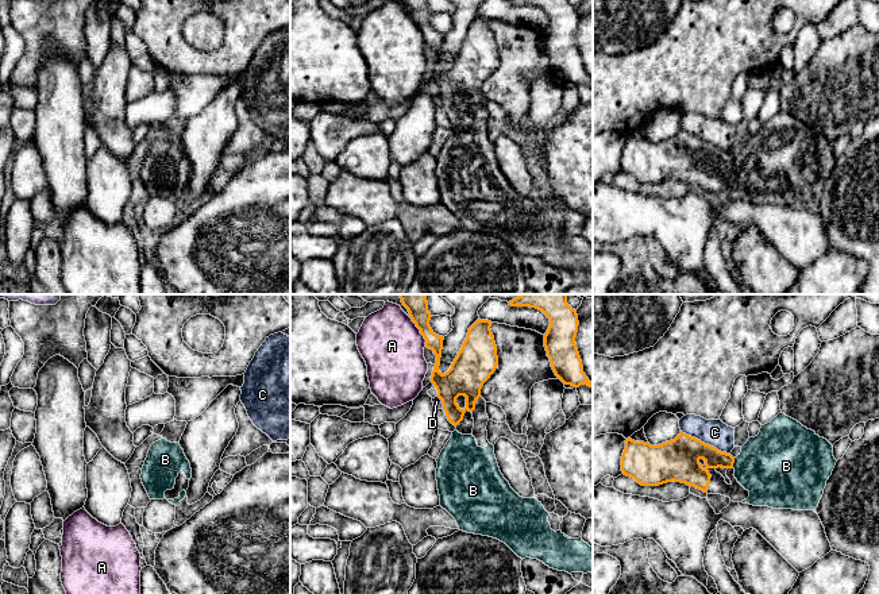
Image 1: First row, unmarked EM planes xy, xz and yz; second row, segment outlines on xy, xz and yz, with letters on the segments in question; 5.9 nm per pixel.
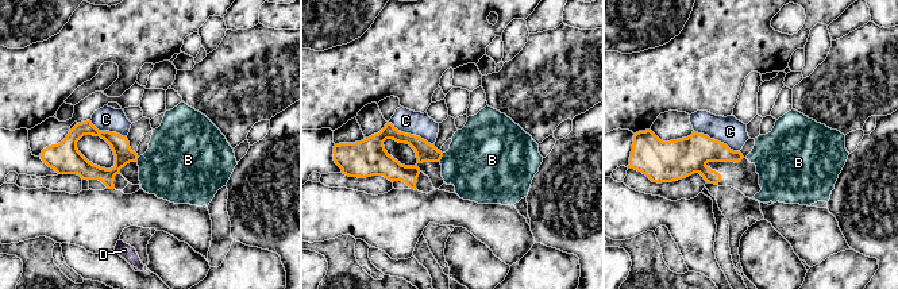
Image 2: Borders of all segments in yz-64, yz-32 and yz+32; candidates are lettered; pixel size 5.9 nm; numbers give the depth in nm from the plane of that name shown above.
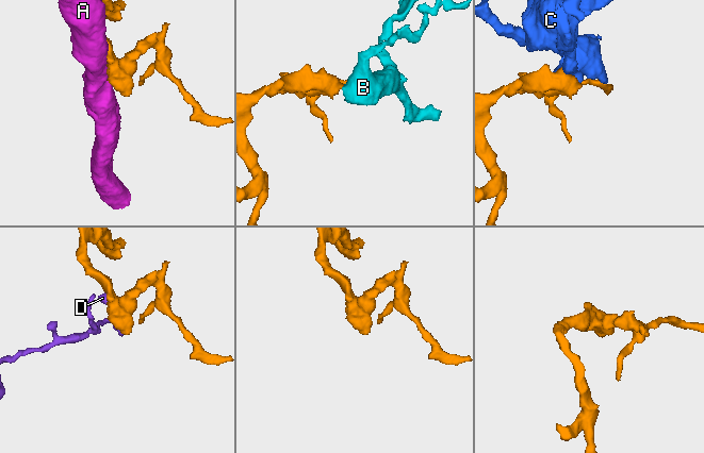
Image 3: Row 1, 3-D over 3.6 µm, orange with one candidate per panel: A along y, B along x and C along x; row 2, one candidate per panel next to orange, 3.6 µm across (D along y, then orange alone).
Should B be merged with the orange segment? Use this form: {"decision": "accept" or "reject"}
{"decision": "accept"}

